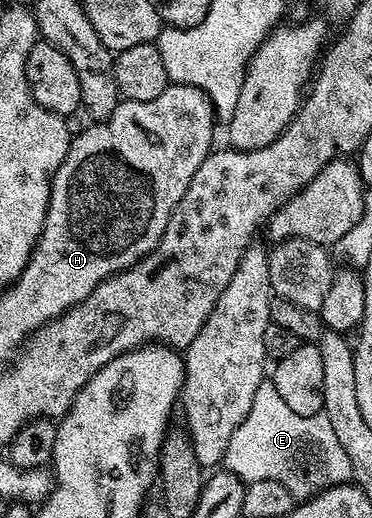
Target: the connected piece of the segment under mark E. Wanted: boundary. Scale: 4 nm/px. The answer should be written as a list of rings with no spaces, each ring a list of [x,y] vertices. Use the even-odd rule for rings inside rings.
[[[264,382],[257,390],[245,422],[237,426],[229,440],[222,463],[226,471],[247,484],[262,480],[281,482],[299,502],[352,479],[349,455],[337,440],[329,418],[324,414],[293,414],[271,382]]]

